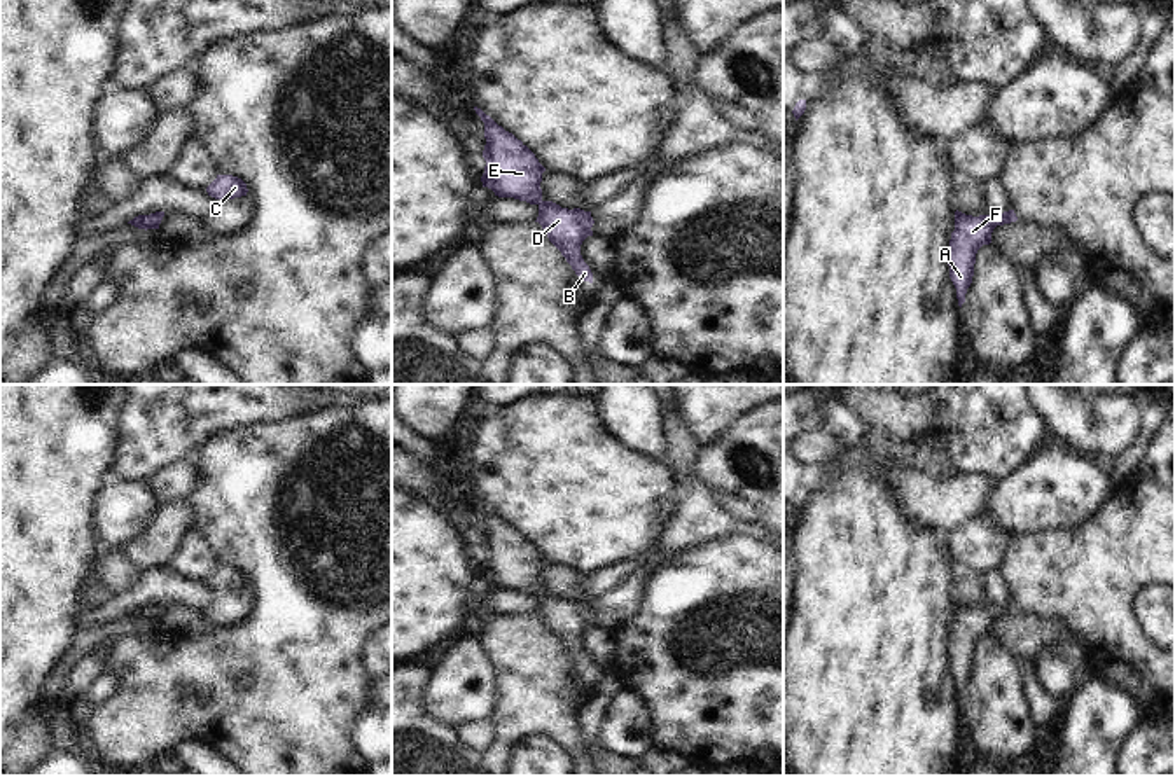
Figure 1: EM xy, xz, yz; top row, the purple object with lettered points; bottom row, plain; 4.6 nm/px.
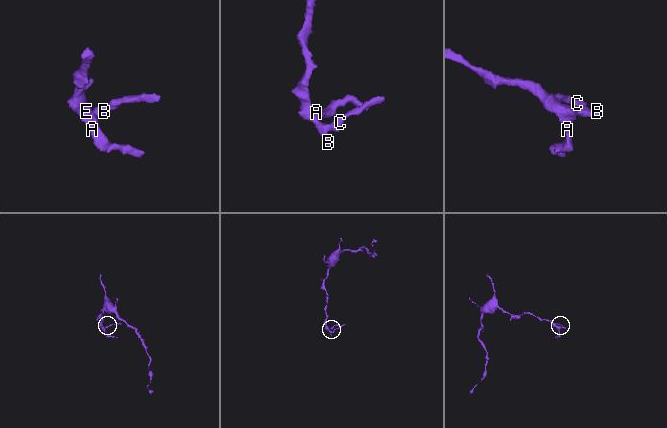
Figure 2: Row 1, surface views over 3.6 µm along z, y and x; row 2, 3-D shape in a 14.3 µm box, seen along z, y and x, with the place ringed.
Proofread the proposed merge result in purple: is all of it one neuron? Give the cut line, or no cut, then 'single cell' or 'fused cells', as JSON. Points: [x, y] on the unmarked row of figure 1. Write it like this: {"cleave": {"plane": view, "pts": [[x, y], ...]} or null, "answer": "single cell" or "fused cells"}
{"cleave": null, "answer": "single cell"}

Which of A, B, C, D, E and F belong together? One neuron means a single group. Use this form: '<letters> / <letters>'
A B C D E F

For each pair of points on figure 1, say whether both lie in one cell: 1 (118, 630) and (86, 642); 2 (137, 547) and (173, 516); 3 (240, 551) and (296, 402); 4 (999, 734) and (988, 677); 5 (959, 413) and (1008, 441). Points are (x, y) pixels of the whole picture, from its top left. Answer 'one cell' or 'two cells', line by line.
1: one cell
2: one cell
3: two cells
4: one cell
5: one cell

